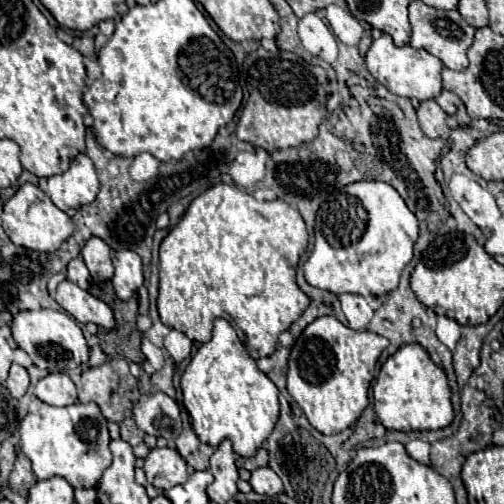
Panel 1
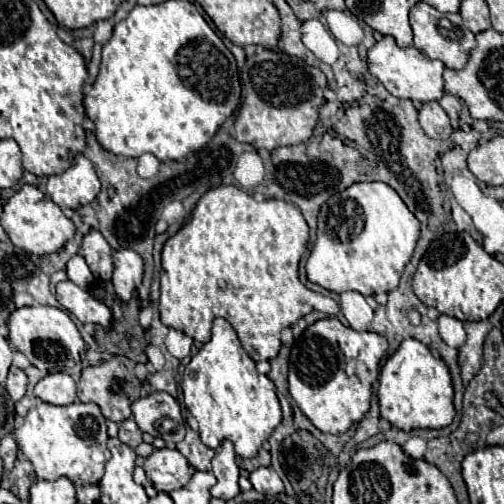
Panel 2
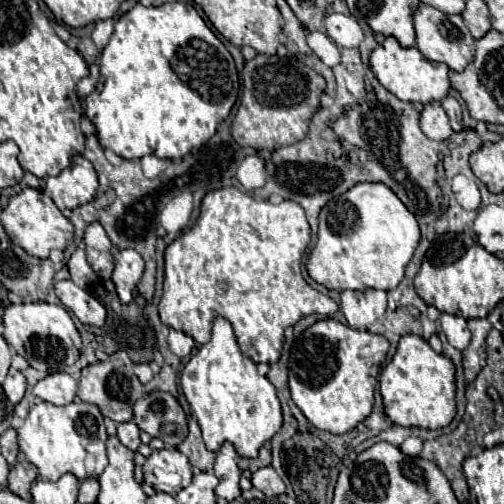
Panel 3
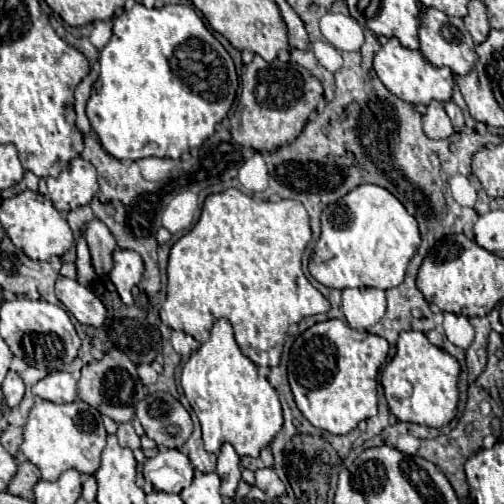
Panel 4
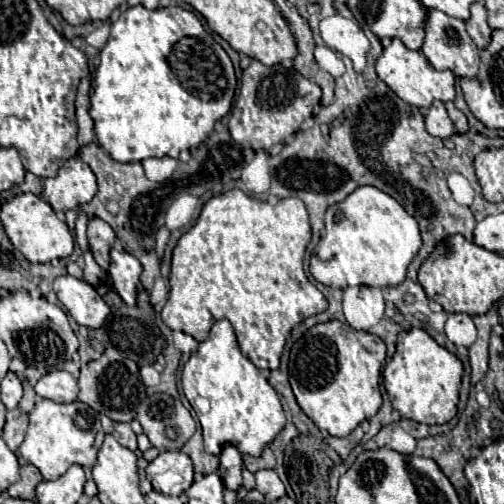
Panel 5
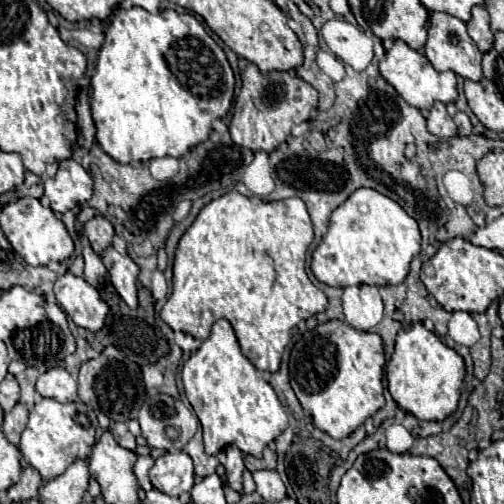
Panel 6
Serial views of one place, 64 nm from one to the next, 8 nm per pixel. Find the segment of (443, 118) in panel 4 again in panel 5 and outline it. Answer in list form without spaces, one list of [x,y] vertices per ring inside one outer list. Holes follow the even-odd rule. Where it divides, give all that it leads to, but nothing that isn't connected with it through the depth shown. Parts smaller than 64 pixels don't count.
[[[434,100],[432,106],[428,108],[428,114],[426,114],[426,130],[432,134],[432,136],[438,136],[438,138],[448,138],[452,136],[456,130],[454,130],[454,124],[444,108],[444,104],[440,100]]]

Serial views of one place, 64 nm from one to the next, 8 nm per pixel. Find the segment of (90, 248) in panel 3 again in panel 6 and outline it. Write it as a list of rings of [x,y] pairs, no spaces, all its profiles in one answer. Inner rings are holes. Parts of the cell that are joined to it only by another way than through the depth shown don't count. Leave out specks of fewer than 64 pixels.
[[[94,216],[84,222],[84,236],[90,240],[94,252],[102,254],[112,244],[114,226],[104,216]]]

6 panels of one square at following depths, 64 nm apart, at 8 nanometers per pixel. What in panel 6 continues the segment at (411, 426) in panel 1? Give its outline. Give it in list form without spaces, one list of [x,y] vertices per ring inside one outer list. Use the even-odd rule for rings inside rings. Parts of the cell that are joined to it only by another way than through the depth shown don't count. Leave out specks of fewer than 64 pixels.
[[[414,322],[398,330],[394,354],[386,366],[386,378],[388,390],[402,410],[420,420],[444,420],[458,406],[464,374],[464,358],[446,346],[434,332],[426,330],[424,324]]]

